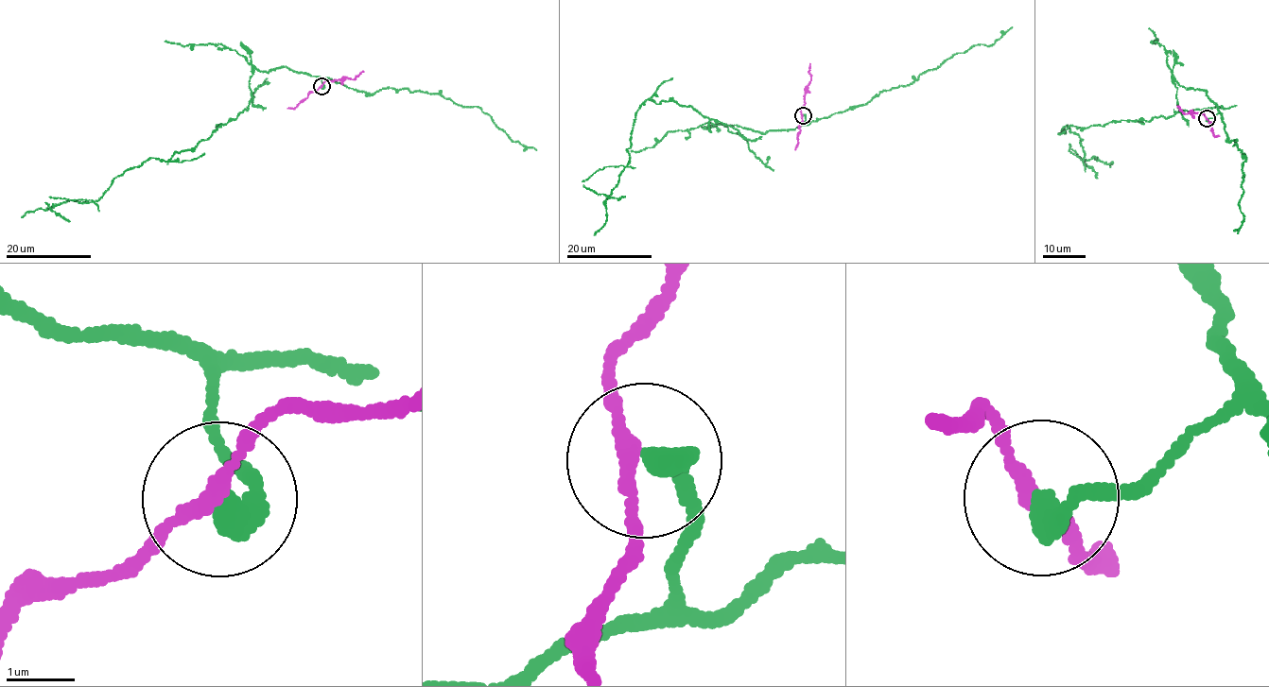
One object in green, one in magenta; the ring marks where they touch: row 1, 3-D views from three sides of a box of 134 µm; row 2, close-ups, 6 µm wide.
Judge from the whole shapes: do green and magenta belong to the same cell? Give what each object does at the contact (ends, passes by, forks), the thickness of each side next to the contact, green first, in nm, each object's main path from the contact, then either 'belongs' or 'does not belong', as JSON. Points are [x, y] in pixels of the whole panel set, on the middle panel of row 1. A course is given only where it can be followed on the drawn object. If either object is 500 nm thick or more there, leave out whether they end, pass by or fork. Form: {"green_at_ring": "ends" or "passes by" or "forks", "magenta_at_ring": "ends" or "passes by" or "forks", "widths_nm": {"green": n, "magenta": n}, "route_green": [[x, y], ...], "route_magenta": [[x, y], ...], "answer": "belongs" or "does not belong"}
{"green_at_ring": "ends", "magenta_at_ring": "passes by", "widths_nm": {"green": 380, "magenta": 200}, "route_green": [[803, 115], [765, 133], [726, 125], [742, 135], [690, 105], [646, 99], [628, 164], [583, 181], [625, 196]], "route_magenta": [[803, 115], [806, 89], [810, 78], [809, 63]], "answer": "does not belong"}

